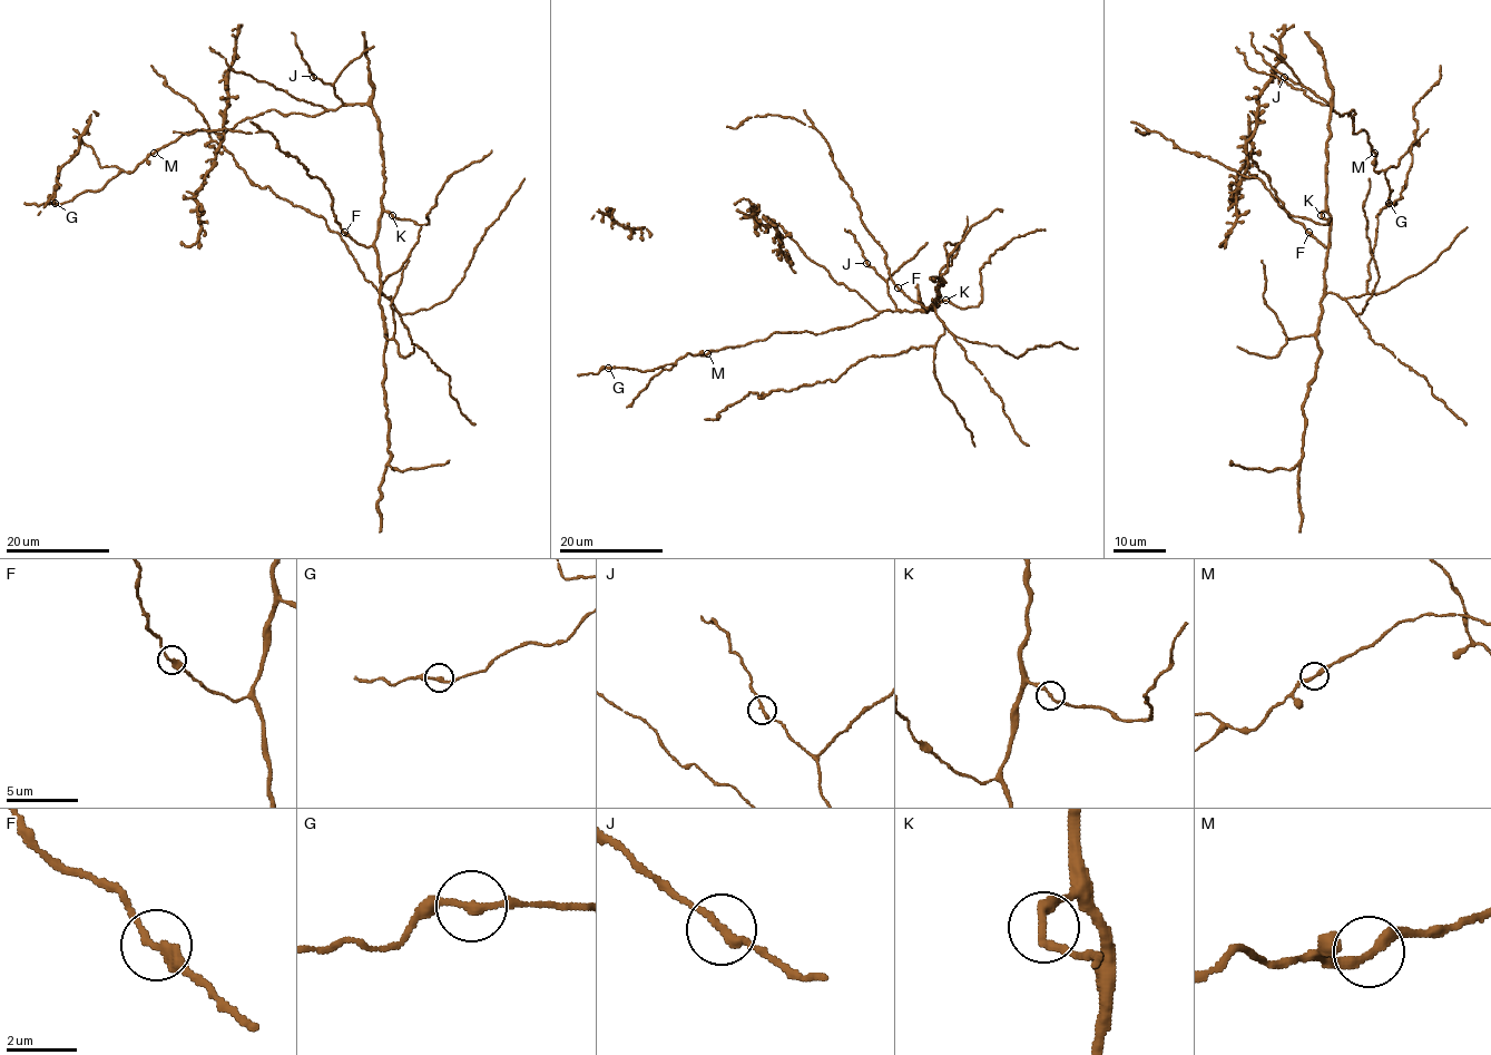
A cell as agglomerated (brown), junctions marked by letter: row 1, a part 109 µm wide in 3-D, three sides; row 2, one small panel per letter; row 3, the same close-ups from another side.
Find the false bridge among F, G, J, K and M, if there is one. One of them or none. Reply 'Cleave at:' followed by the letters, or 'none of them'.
Cleave at: none of them

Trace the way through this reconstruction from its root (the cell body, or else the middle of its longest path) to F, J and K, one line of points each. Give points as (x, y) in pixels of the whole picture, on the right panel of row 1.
F: (1328, 138), (1326, 212), (1330, 216), (1330, 244), (1322, 245), (1307, 232)
J: (1328, 138), (1333, 104), (1284, 77)
K: (1328, 138), (1326, 208), (1321, 215)

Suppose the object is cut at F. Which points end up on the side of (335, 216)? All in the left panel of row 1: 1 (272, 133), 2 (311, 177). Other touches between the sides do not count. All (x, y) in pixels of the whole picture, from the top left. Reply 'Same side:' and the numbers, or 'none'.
Same side: 1, 2

